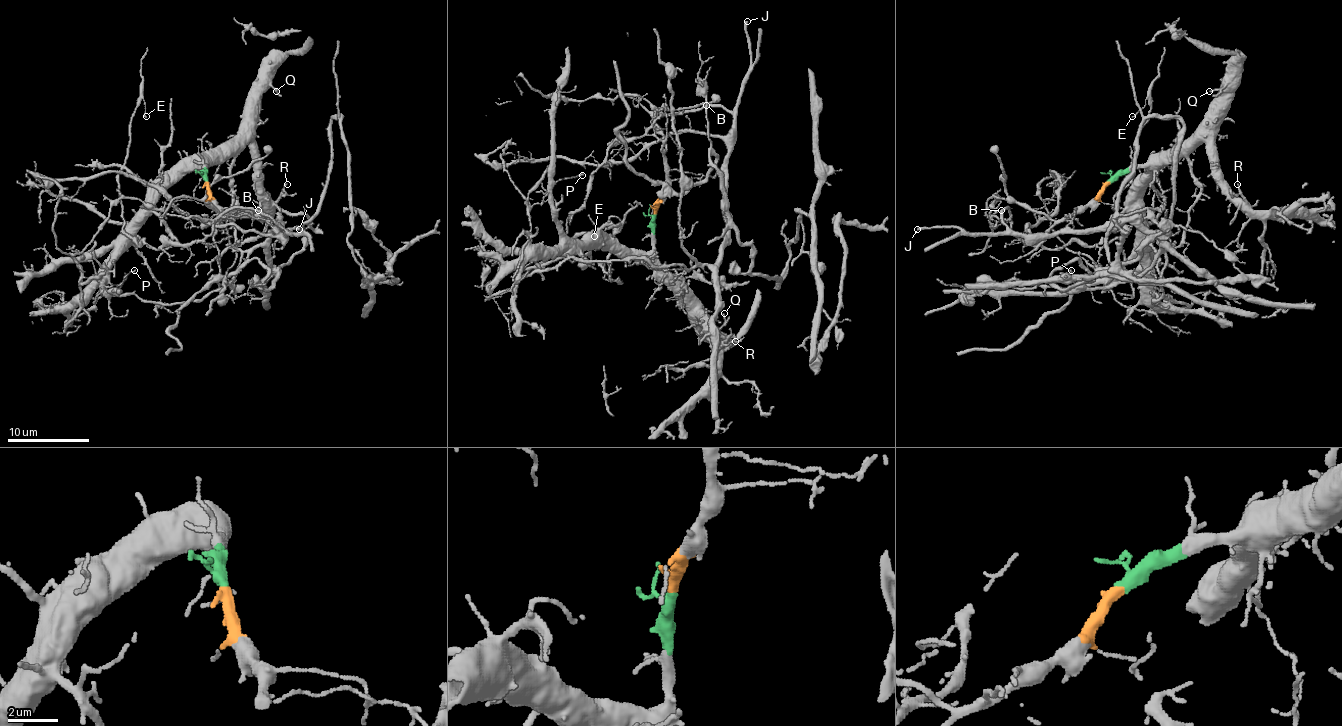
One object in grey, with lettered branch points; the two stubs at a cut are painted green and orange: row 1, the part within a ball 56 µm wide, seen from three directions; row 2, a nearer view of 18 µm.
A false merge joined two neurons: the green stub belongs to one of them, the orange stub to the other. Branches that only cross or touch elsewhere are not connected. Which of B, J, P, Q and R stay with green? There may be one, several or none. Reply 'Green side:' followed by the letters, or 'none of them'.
Green side: P, Q, R

